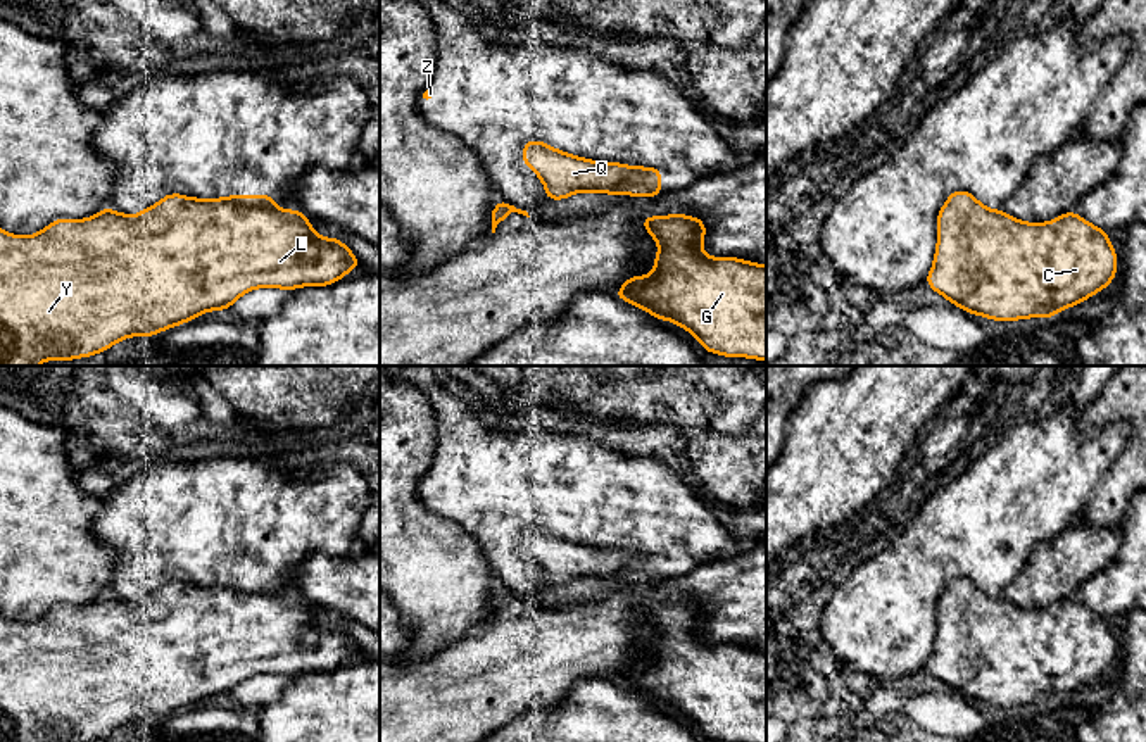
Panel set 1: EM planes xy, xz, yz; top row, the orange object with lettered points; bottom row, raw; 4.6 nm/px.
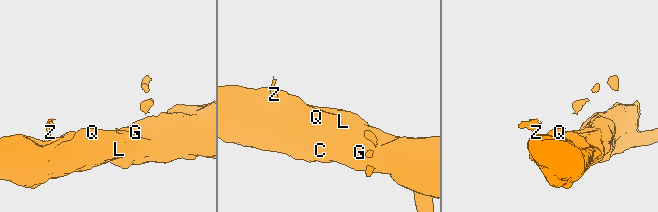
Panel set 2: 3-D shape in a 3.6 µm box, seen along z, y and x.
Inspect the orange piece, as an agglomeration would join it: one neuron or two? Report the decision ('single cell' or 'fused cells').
fused cells

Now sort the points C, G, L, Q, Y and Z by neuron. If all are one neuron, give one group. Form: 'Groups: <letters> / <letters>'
Groups: C G L Q Y / Z

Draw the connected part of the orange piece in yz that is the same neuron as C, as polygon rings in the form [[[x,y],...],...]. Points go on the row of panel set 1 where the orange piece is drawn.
[[[953,192],[937,214],[937,247],[925,283],[968,314],[994,321],[1051,319],[1106,288],[1117,274],[1108,233],[1075,211],[1051,223],[1023,223],[991,211],[970,192]]]

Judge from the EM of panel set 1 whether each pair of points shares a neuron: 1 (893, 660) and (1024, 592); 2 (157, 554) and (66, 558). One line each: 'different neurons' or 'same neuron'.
1: different neurons
2: different neurons

